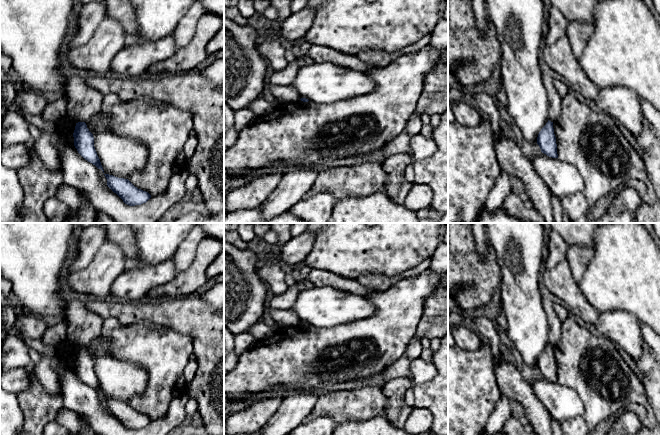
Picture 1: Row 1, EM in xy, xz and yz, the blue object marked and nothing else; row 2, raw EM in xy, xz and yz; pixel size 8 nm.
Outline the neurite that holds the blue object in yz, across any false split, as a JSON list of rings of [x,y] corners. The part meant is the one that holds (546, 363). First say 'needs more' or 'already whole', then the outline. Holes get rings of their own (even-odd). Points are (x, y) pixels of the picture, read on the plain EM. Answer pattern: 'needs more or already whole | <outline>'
already whole | [[[548,344],[546,349],[541,353],[537,361],[537,368],[542,377],[552,382],[558,382],[553,346]]]

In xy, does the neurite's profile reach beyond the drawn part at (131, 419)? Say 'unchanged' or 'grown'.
unchanged

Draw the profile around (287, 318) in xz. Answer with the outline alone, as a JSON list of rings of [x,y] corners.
[[[271,310],[271,317],[284,327],[297,327],[301,321],[296,313],[289,310]]]

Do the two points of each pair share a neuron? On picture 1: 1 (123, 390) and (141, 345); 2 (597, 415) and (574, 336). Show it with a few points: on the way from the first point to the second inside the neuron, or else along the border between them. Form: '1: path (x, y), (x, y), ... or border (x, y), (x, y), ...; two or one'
1: border (112, 353), (141, 366), (148, 382); two
2: path (593, 395), (584, 386), (576, 372), (576, 356); one

